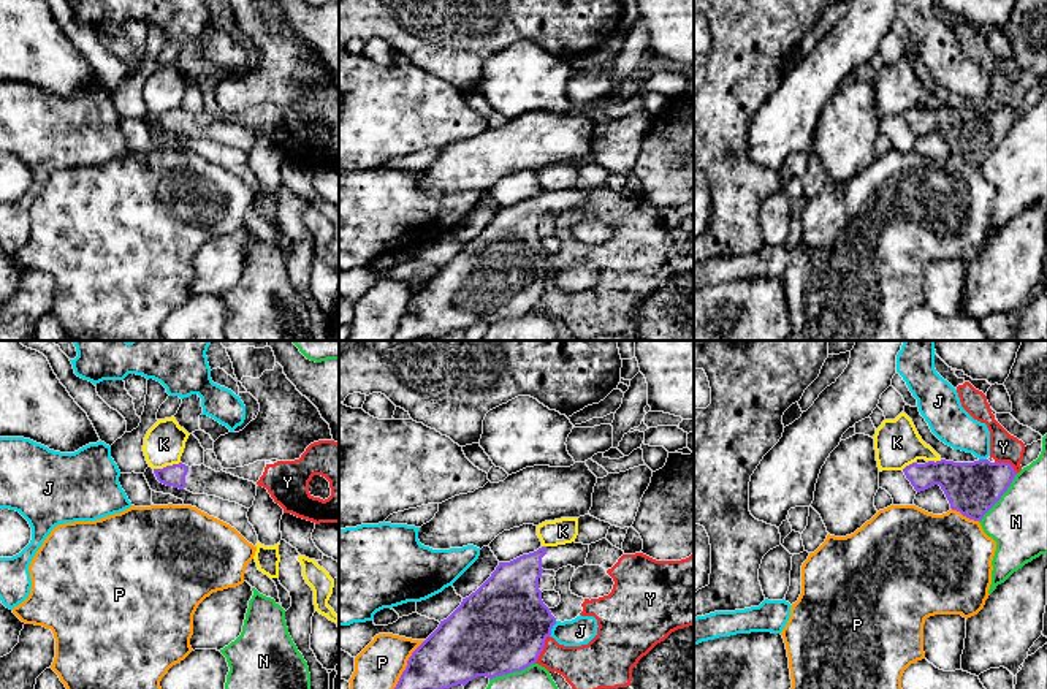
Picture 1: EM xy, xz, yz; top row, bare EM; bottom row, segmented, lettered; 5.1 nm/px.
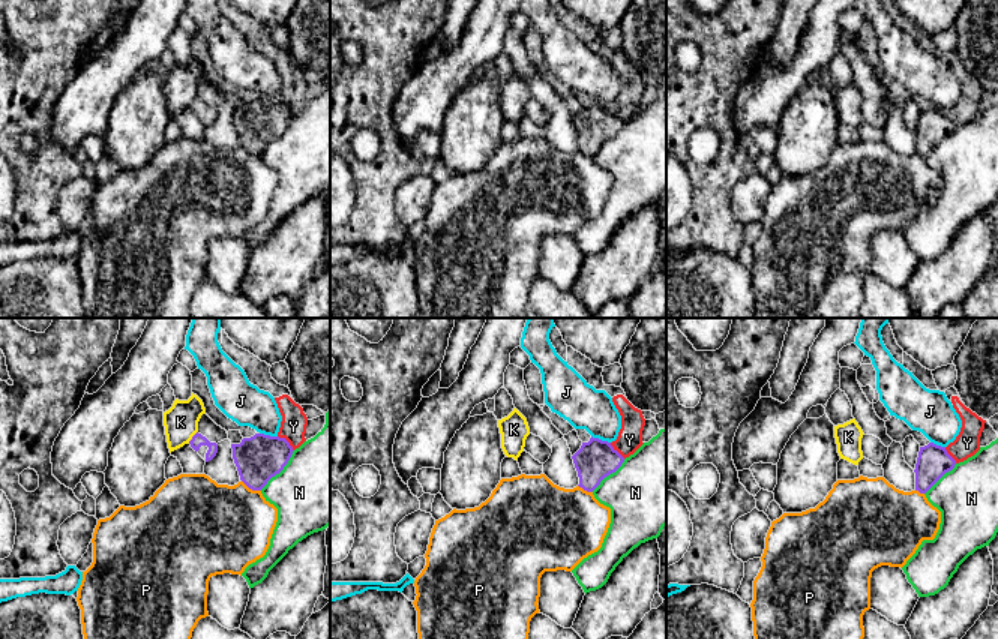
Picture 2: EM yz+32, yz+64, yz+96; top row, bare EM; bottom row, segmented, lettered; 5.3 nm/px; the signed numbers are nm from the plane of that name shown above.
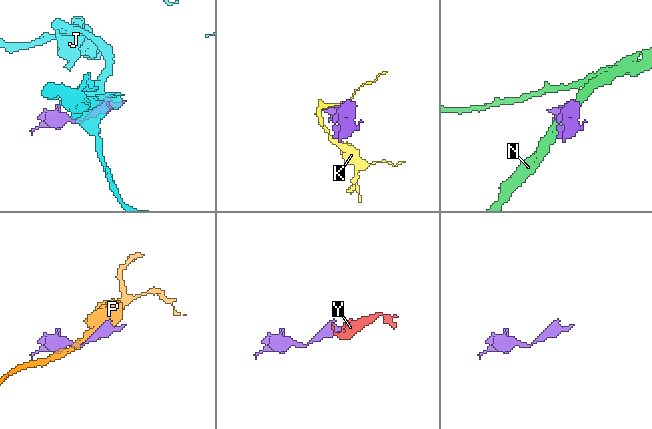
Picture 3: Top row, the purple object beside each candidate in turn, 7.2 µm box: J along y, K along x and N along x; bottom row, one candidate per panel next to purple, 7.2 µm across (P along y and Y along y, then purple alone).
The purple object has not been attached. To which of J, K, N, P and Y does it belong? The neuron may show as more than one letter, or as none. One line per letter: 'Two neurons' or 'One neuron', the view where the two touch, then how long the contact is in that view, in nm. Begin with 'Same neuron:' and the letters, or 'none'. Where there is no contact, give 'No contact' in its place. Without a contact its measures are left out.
Same neuron: none
J: Two neurons. Touches purple in xz. Shared border 90 nm
K: Two neurons. Touches purple in xy. Shared border 140 nm
N: Two neurons. Touches purple in yz. Shared border 320 nm
P: Two neurons. Touches purple in xz. Shared border 300 nm
Y: Two neurons. Touches purple in xz. Shared border 160 nm

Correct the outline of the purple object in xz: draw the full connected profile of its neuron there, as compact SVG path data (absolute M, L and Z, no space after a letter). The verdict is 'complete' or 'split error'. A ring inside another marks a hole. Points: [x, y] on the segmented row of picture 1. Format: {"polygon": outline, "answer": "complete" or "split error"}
{"polygon": "M589 545L542 546L510 562L499 562L491 577L412 653L394 689L450 689L477 676L489 679L535 664L556 618L542 600L539 578L545 570L588 565Z", "answer": "split error"}

